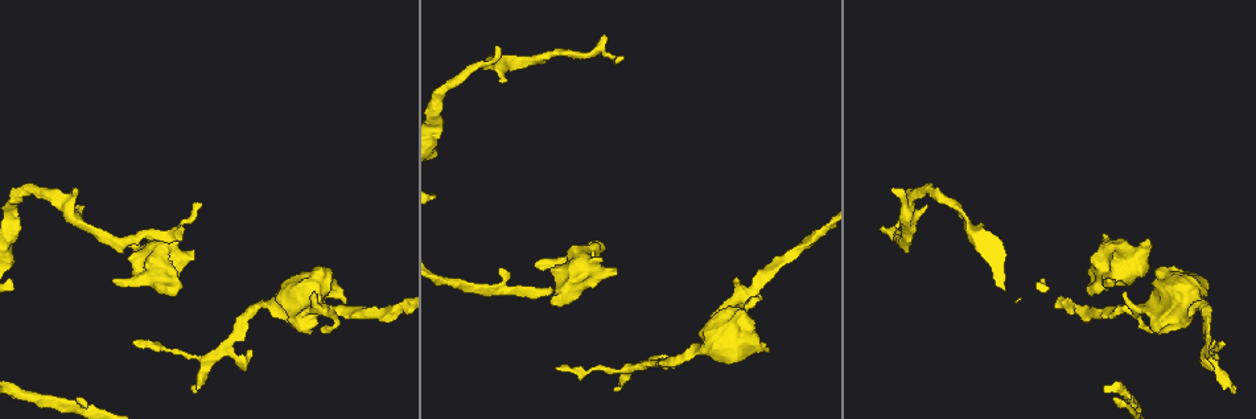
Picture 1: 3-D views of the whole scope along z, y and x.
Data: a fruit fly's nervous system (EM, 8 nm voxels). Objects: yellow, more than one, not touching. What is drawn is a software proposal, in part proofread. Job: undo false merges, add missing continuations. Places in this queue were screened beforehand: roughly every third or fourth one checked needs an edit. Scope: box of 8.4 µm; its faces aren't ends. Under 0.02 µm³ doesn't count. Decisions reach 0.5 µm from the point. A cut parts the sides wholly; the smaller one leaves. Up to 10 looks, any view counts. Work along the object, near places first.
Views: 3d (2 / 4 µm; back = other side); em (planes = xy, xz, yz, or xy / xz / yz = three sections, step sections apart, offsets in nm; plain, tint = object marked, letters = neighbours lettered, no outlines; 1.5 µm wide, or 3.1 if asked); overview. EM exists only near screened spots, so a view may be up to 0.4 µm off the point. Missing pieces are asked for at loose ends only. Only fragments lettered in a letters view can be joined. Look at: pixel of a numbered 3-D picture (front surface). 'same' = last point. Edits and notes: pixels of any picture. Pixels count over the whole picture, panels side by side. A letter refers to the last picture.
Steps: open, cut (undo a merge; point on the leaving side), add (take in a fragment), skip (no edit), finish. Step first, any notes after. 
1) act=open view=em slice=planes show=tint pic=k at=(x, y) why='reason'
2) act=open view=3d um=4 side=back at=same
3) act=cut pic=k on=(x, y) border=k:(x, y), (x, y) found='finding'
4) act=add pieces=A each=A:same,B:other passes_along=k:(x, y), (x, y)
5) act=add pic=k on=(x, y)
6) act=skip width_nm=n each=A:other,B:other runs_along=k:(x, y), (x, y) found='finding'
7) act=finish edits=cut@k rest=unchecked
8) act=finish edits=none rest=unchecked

act=open view=em slice=planes show=letters pic=1 at=(624, 60) why='an open end'

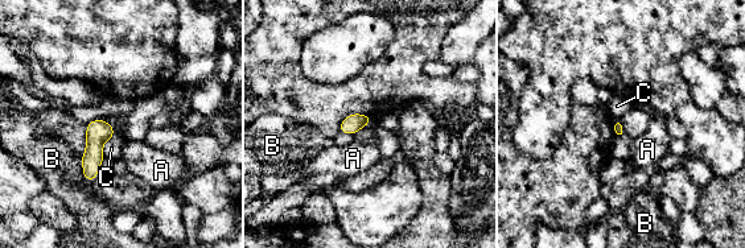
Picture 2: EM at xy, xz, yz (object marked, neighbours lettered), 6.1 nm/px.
act=skip each=A:other,B:other,C:other border=2:(114, 136), (103, 144), (103, 156) found='no lettered fragment goes on from it'

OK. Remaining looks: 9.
act=open view=em slice=planes show=letters pic=1 at=(617, 273) why='free end'

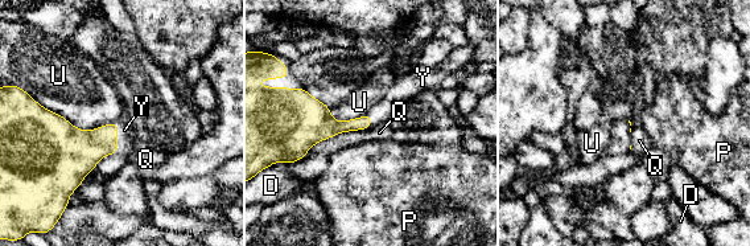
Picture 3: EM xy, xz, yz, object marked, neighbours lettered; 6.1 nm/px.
act=add pieces=Y each=D:other,P:other,Q:other,U:other,Y:same found='the neuron continues'

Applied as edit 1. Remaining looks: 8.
act=open view=overview why='see it whole again'

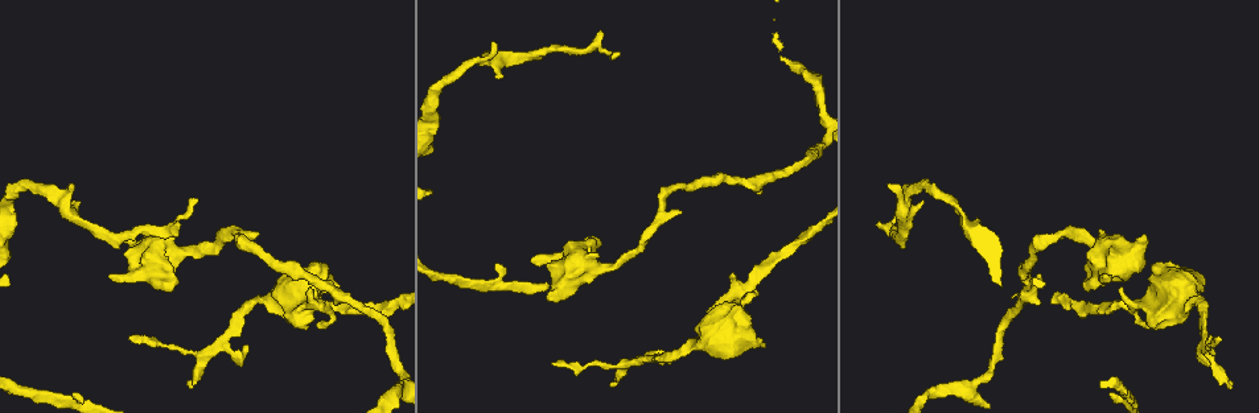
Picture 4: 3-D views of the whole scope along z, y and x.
act=open view=em slice=planes show=tint pic=4 at=(313, 316) why='an open end'

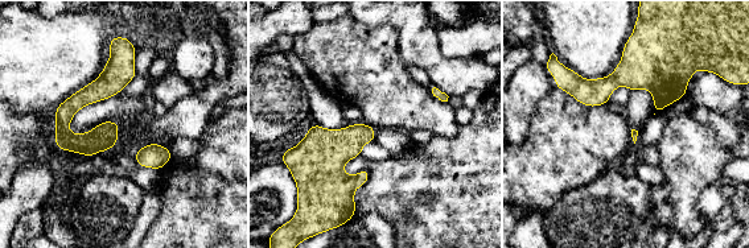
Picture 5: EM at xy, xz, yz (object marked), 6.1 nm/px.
act=open view=em slice=planes show=letters at=same

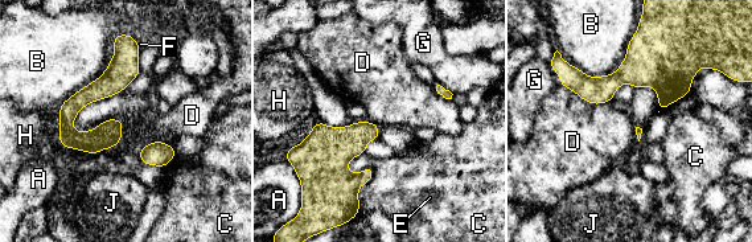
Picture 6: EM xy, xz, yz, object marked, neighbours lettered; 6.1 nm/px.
act=skip each=A:other,B:other,C:other,D:other,E:other,F:other,G:other,H:other,J:other border=6:(559, 83), (588, 102), (608, 102) found='none of them fits'

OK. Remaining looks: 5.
act=open view=em slice=xy step=8 show=letters pic=4 at=(534, 260) why='free end'

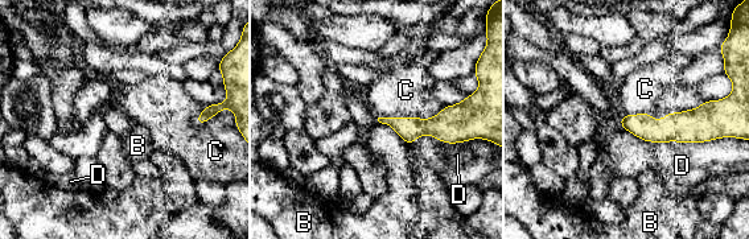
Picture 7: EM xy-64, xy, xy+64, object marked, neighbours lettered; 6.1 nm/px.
act=skip each=B:other,C:other,D:other runs_along=7:(710, 118), (686, 127), (624, 123) found='none of them fits'

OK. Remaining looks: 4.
act=finish edits=add@3 rest=unchecked

